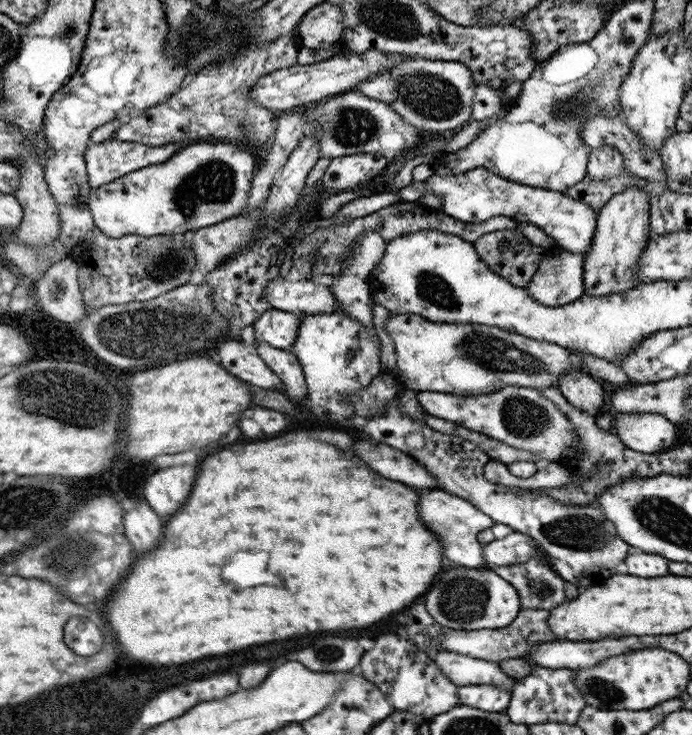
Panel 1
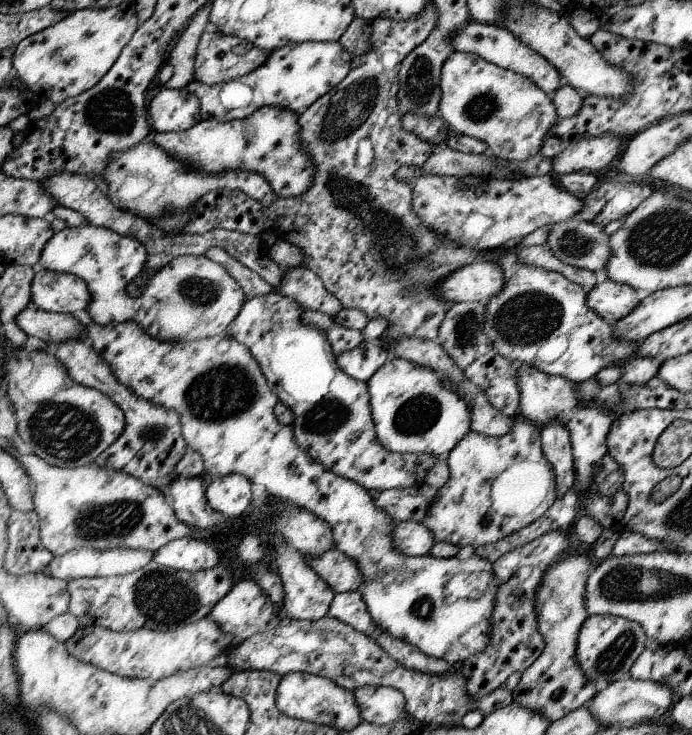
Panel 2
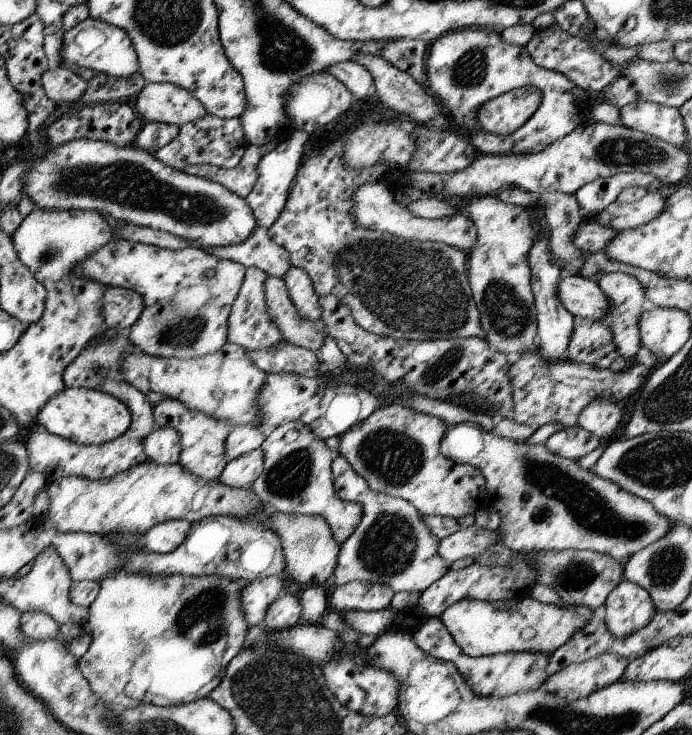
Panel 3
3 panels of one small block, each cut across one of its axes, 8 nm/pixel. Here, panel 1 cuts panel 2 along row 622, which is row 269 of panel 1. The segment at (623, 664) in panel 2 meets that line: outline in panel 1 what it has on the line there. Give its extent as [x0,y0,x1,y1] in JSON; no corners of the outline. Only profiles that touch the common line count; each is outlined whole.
[583,187,652,296]

